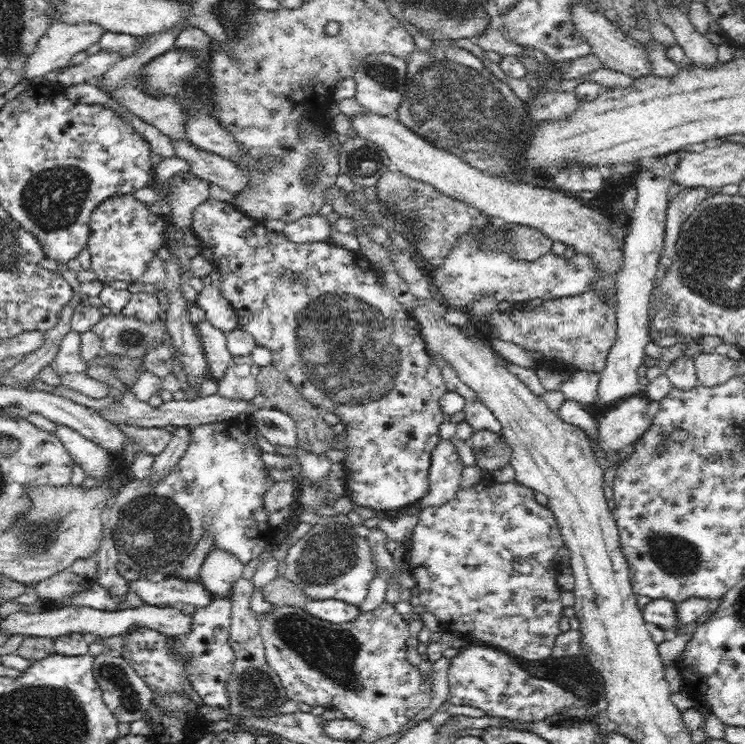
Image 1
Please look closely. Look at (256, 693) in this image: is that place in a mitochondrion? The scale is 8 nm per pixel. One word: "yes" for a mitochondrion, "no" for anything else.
yes

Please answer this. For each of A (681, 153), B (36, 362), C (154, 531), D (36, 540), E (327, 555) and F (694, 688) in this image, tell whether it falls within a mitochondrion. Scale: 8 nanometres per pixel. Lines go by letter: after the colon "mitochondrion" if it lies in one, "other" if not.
A: other
B: other
C: mitochondrion
D: mitochondrion
E: mitochondrion
F: other

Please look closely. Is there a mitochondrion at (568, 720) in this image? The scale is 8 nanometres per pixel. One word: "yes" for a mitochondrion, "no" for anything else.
yes

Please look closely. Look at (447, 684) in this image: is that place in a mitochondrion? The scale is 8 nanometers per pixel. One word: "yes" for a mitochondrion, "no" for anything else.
no

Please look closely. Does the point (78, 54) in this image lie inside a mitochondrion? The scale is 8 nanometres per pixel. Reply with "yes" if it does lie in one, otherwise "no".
no

